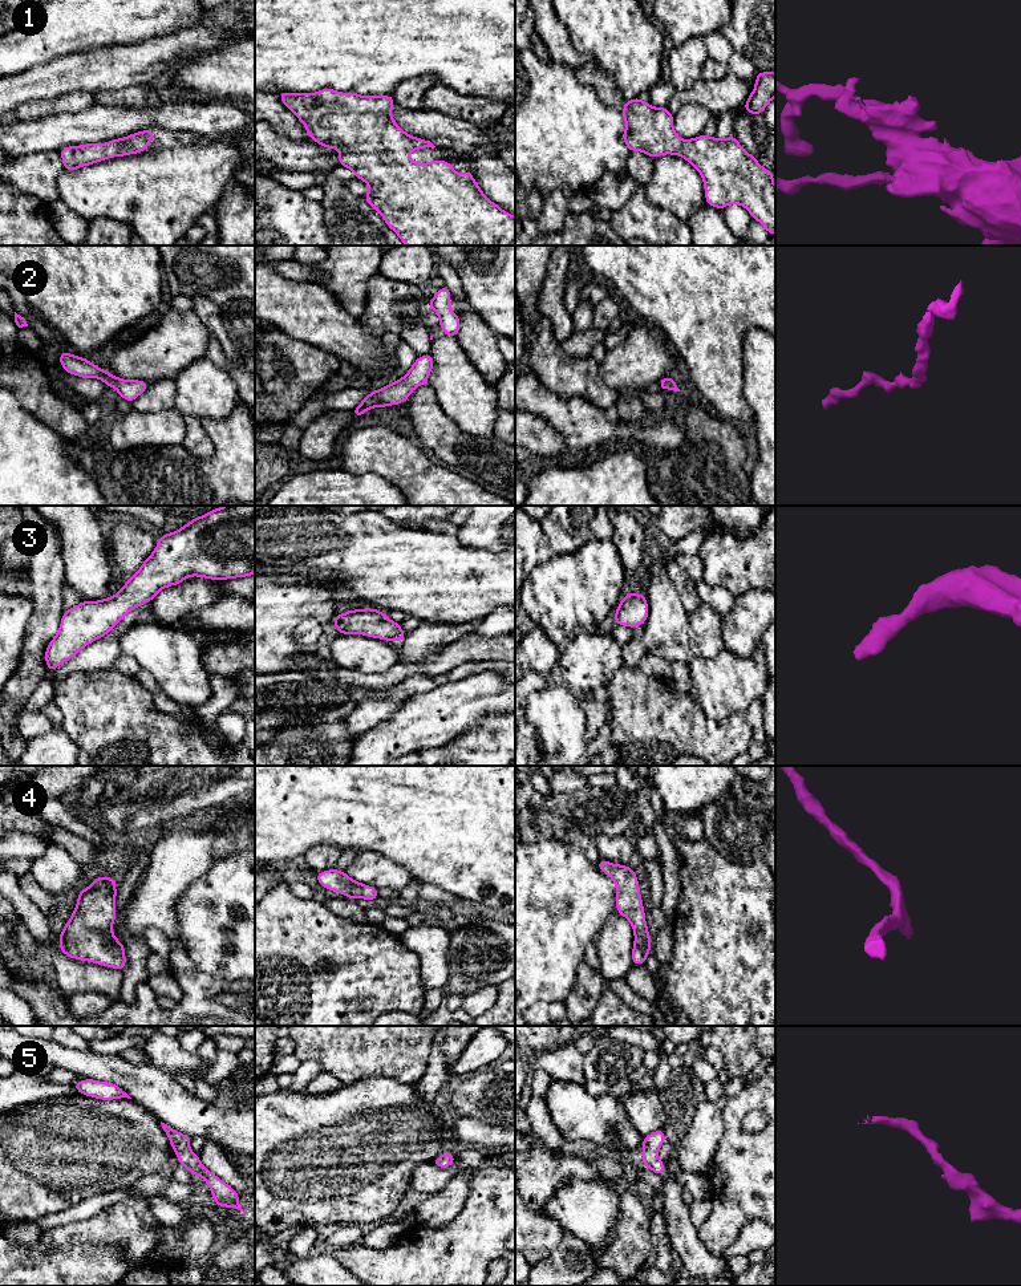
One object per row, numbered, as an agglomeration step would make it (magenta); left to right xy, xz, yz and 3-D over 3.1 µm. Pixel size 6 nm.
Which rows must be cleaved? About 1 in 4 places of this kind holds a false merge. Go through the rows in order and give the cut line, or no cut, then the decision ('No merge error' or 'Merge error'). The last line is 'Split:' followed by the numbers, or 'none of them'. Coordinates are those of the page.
1: No split. No merge error
2: No split. No merge error
3: No split. No merge error
4: No split. No merge error
5: No split. No merge error
Split: none of them

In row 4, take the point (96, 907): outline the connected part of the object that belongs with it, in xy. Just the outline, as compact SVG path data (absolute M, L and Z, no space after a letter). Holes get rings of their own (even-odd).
M100 876L78 892L72 917L58 936L60 950L69 958L117 969L126 966L125 948L113 934L116 880Z

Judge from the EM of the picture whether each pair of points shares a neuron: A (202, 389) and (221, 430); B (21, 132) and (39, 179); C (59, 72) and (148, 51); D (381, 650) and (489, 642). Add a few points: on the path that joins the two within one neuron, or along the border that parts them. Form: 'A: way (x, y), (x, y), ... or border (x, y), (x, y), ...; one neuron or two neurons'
A: border (238, 398), (234, 408), (225, 417), (202, 420); two neurons
B: border (59, 150), (39, 150), (13, 158); two neurons
C: way (81, 71), (125, 65); one neuron
D: border (400, 657), (388, 669), (372, 674); two neurons

